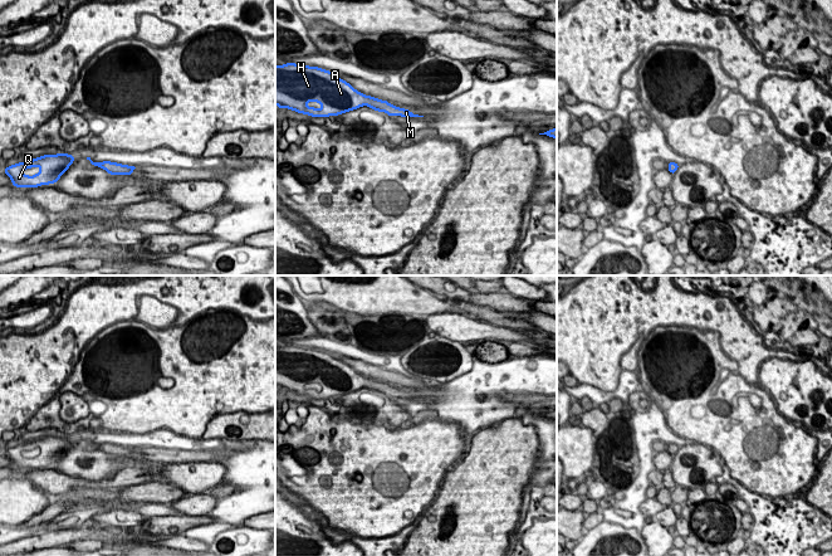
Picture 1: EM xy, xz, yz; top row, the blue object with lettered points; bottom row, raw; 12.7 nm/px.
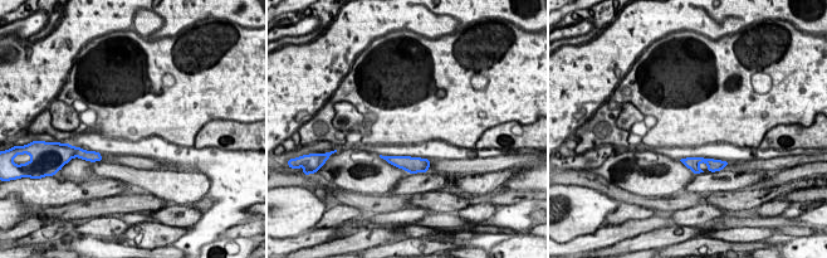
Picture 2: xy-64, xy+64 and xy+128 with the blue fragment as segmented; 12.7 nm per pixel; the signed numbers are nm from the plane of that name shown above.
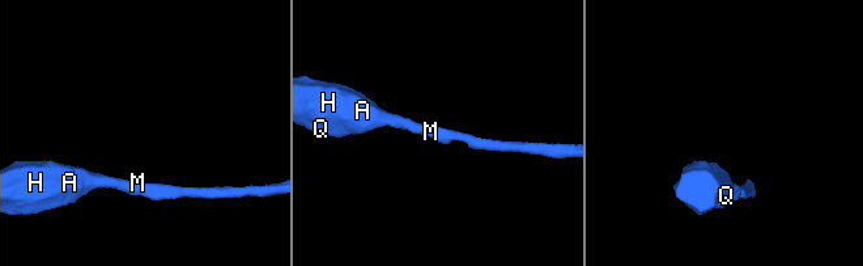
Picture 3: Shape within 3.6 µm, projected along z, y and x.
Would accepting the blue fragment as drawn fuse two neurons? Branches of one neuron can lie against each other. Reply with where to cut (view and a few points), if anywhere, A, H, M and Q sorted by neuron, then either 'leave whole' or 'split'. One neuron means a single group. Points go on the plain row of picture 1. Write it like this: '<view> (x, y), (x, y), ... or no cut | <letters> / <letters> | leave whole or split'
no cut | A H M Q | leave whole

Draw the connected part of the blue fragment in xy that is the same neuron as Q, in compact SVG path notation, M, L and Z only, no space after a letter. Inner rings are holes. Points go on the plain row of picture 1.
M67 435L44 436L41 439L11 447L4 454L11 460L16 469L38 469L58 464L60 458L73 445L74 438ZM39 448L40 453L34 458L24 457L24 450Z

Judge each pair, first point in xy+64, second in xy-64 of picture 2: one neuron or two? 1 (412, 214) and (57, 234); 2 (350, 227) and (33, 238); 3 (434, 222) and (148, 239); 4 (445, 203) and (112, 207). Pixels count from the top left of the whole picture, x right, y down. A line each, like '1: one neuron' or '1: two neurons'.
1: one neuron
2: one neuron
3: two neurons
4: one neuron

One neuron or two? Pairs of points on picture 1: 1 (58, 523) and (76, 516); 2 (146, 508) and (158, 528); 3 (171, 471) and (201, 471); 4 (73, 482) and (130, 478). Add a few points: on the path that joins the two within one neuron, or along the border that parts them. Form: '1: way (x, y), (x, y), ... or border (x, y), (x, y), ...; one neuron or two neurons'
1: way (62, 522), (72, 518); one neuron
2: border (179, 513), (151, 516), (148, 518); two neurons
3: way (179, 471), (194, 471); one neuron
4: way (87, 483), (116, 482); one neuron

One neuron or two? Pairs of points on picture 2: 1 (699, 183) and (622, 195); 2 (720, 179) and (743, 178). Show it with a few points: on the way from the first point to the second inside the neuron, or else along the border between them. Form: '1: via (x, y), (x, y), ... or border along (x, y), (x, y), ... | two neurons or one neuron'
1: border along (685, 190), (708, 194) | two neurons
2: via (725, 179), (738, 179) | one neuron

